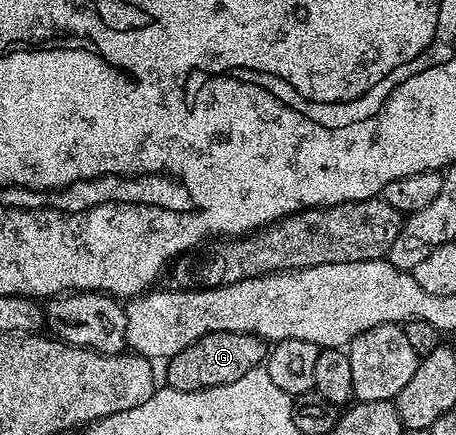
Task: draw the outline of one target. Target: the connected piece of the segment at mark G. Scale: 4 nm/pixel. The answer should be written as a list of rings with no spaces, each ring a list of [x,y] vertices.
[[[211,332],[168,359],[165,378],[169,382],[166,383],[170,390],[206,390],[212,386],[231,384],[231,380],[239,380],[239,376],[247,376],[251,368],[262,365],[266,357],[264,338],[243,332]]]

